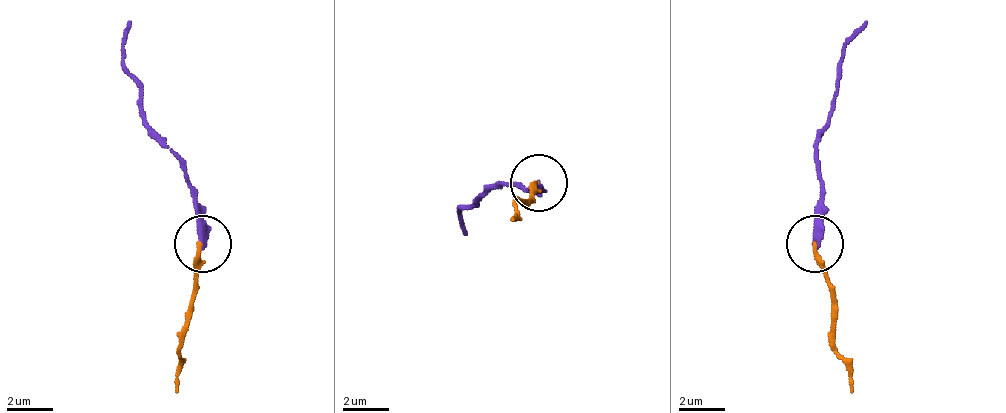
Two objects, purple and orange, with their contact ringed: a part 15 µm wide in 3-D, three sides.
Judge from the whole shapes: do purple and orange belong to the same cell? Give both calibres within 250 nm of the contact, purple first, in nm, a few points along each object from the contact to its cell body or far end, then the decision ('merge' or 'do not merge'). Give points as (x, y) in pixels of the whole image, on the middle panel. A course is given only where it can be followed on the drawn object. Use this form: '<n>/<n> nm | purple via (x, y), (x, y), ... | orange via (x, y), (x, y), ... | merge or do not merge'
300/200 nm | purple via (537, 184), (531, 189), (497, 184), (480, 201), (462, 207), (468, 235) | orange via (537, 184), (514, 218) | do not merge

